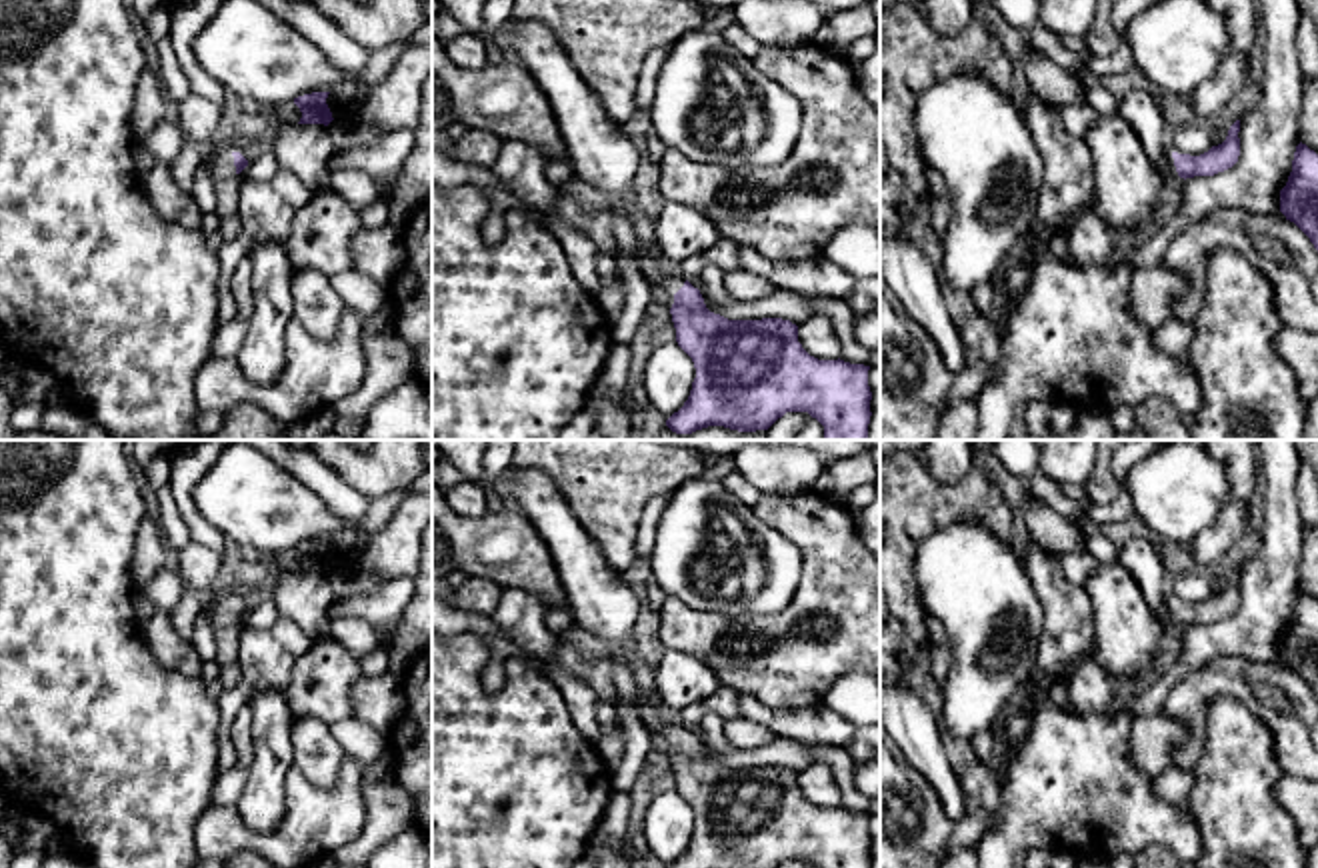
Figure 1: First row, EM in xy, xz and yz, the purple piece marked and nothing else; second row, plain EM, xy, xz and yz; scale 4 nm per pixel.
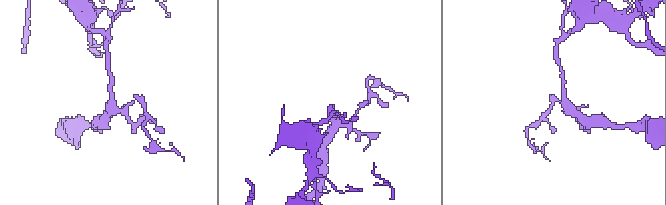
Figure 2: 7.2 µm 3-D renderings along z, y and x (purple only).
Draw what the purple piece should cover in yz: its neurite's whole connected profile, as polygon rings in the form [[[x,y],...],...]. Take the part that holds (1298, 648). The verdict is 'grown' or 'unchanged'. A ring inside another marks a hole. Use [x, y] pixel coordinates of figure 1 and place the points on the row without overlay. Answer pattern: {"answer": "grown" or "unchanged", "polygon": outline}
{"answer": "unchanged", "polygon": [[[1302,590],[1296,594],[1288,630],[1280,638],[1280,660],[1318,698],[1318,602]]]}

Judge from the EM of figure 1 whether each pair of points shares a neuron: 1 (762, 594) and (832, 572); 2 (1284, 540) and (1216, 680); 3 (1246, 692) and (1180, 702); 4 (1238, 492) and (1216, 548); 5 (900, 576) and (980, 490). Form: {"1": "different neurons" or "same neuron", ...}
{"1": "different neurons", "2": "different neurons", "3": "same neuron", "4": "same neuron", "5": "same neuron"}

